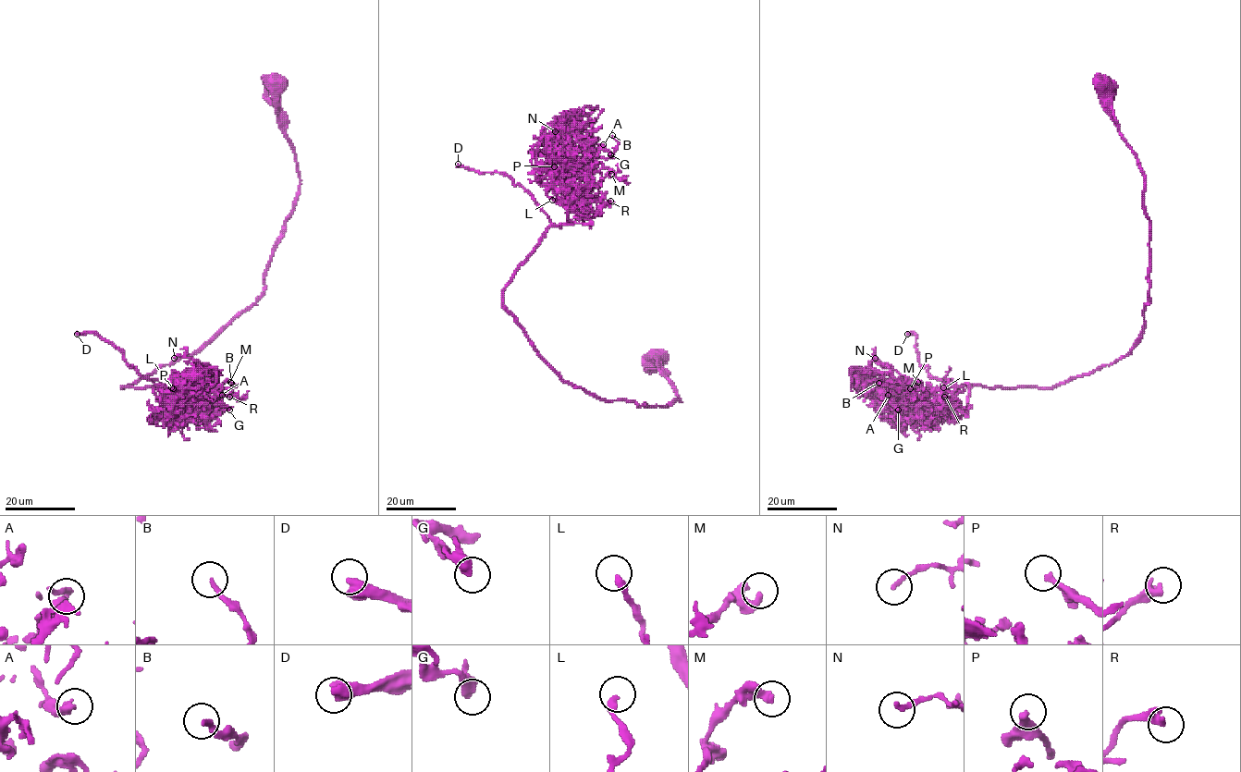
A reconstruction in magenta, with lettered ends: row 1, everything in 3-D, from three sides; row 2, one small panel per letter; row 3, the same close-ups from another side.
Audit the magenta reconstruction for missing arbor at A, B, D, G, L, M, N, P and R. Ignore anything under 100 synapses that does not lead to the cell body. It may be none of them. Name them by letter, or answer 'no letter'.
D

